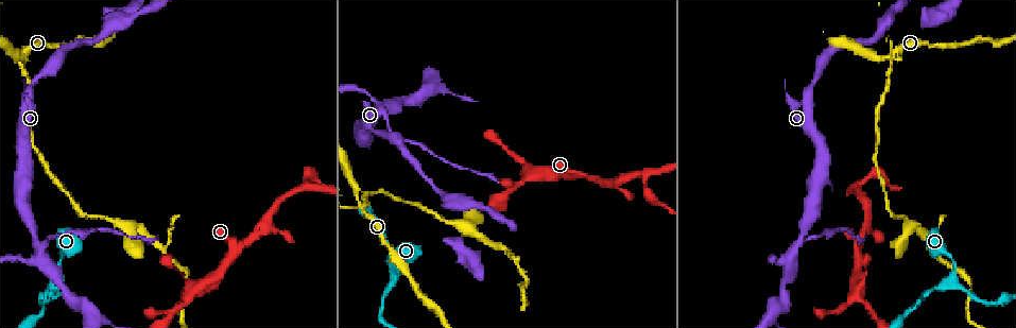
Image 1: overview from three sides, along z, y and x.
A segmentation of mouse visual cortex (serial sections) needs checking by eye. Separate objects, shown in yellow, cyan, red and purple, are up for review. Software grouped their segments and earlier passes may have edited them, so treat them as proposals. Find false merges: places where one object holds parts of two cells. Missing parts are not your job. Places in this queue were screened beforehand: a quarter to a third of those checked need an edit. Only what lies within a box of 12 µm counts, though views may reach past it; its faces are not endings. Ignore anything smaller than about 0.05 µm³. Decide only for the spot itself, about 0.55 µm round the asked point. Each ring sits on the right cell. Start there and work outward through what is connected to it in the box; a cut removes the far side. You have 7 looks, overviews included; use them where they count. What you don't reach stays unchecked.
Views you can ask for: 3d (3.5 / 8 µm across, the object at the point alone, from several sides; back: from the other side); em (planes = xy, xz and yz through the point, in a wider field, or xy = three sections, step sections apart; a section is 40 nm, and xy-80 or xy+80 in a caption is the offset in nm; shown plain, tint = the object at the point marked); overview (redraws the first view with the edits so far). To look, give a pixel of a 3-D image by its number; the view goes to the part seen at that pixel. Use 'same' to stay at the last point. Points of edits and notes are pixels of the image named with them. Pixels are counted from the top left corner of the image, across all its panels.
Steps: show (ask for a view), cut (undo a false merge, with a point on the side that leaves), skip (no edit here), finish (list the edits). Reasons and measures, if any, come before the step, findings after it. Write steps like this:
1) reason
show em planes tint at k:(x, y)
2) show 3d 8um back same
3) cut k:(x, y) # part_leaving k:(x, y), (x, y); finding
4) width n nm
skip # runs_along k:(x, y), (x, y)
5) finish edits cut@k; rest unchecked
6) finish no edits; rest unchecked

sudden change in width
show 3d 3.5um at 1:(799, 245)

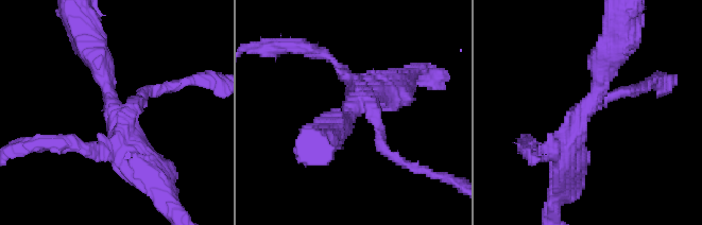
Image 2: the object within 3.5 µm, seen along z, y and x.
need the tissue
show em xy step 5 tint at 2:(352, 107)

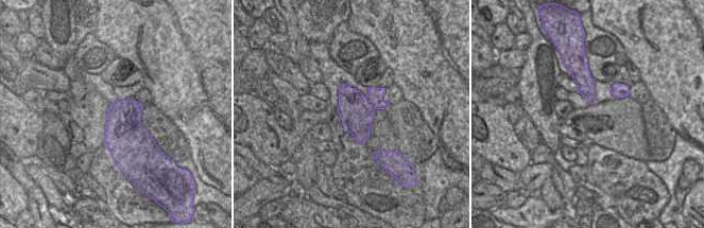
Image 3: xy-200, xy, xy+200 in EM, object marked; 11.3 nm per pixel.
another direction
show em xy step 1 tint same

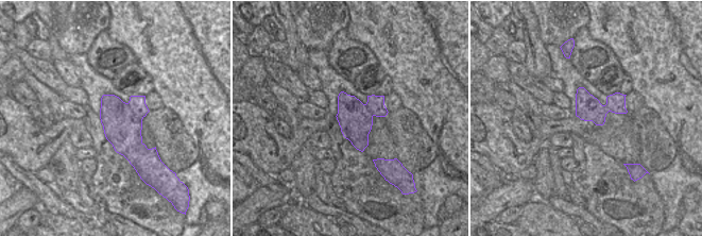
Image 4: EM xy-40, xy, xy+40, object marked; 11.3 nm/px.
cut 2:(625, 92) # part_leaving 2:(365, 107), (382, 148), (428, 172); a second cell is stuck on

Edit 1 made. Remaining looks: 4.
show overview

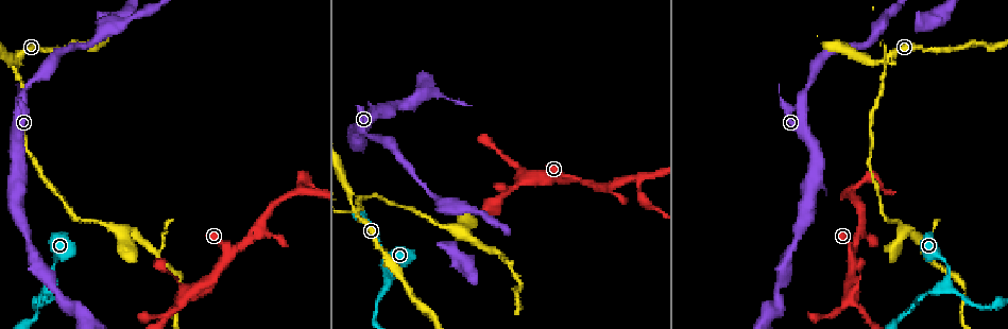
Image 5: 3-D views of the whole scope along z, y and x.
a fork
show 3d 8um back at 5:(857, 236)

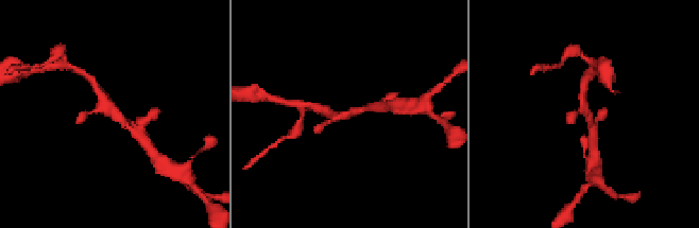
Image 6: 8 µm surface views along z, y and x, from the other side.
shape alone is not enough
show em xy step 5 tint at 6:(116, 114)

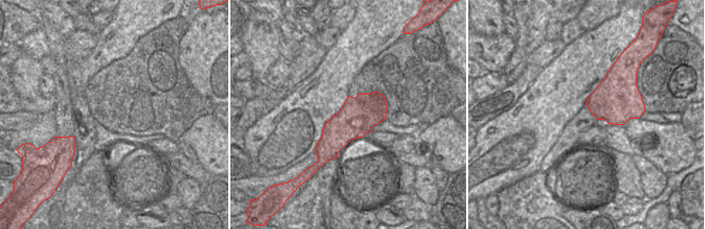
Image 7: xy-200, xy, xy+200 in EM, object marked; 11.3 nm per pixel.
skip # runs_along 6:(139, 127), (129, 127), (98, 90); one cell here

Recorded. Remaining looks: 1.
finish edits cut@2; rest unchecked

